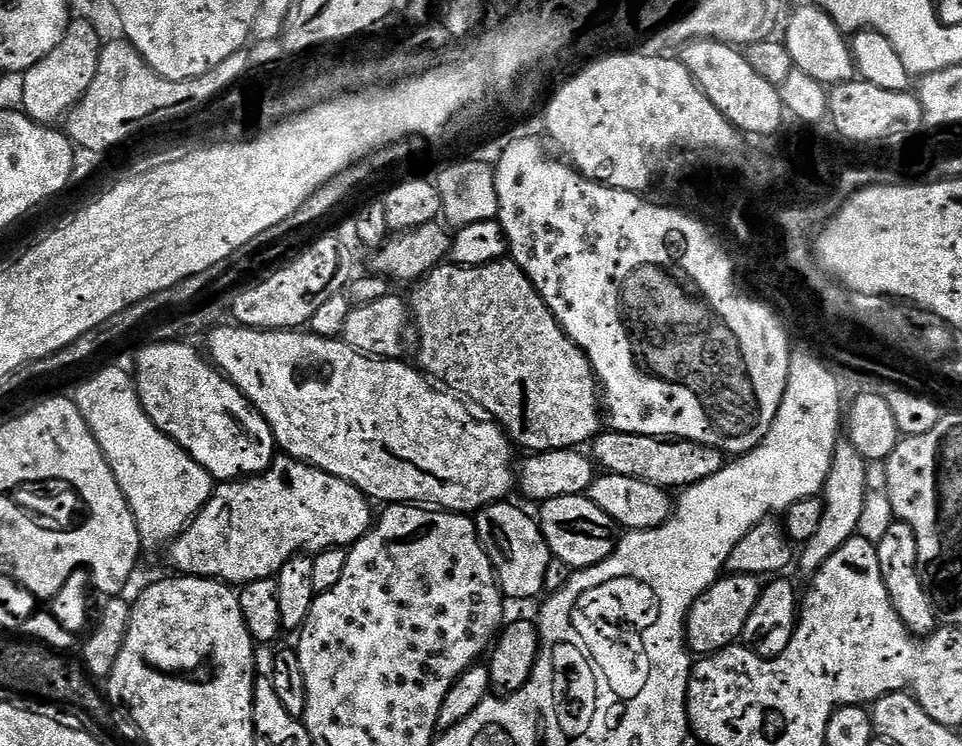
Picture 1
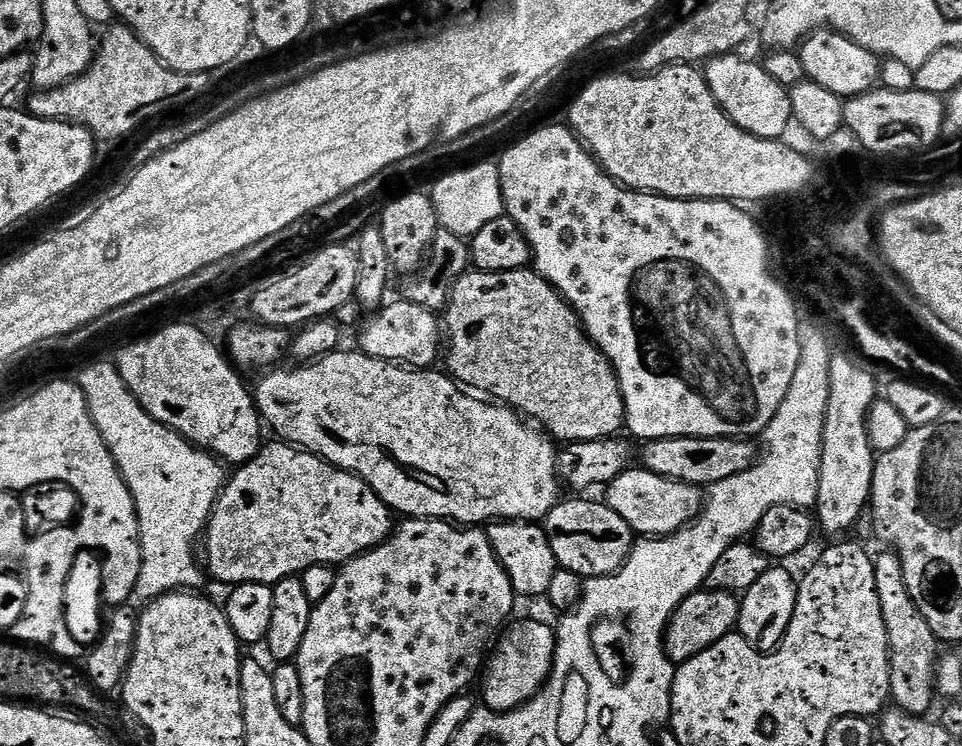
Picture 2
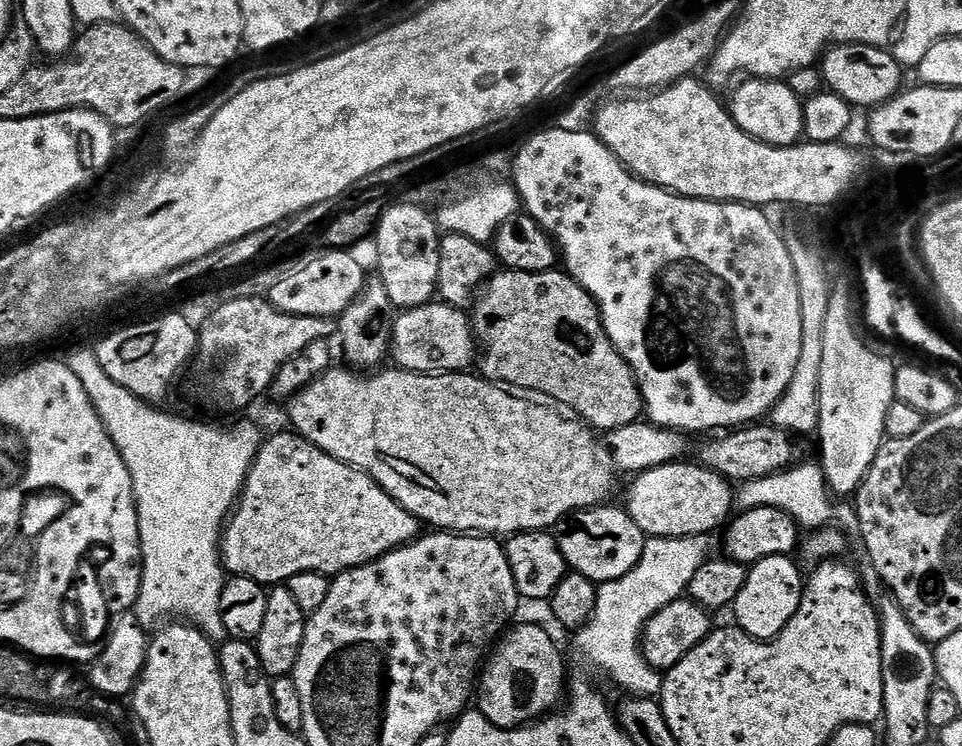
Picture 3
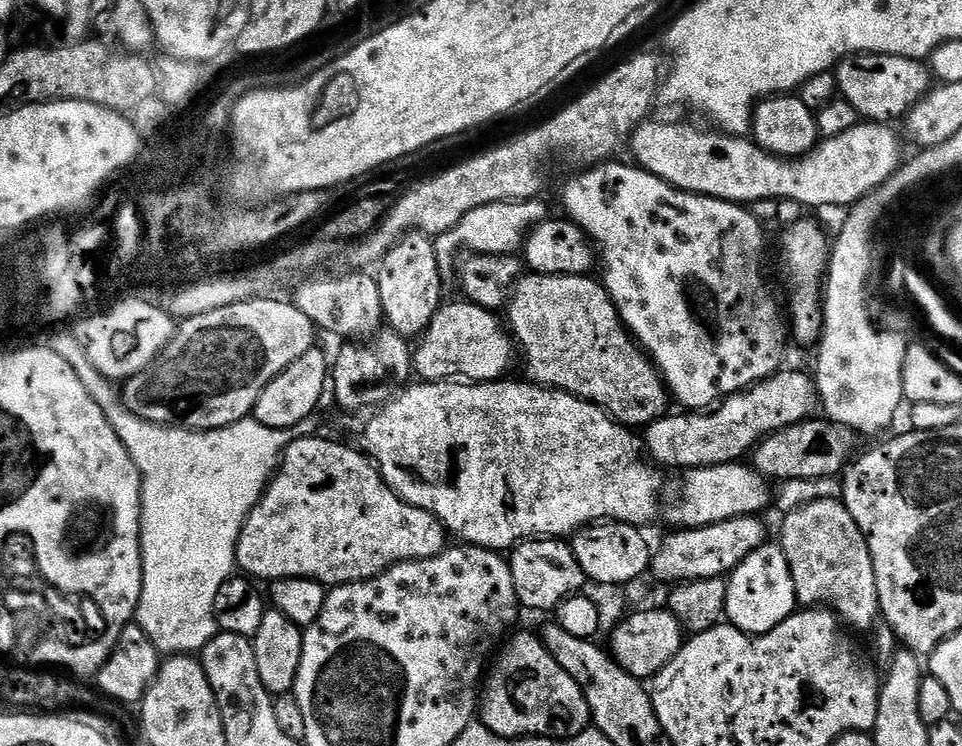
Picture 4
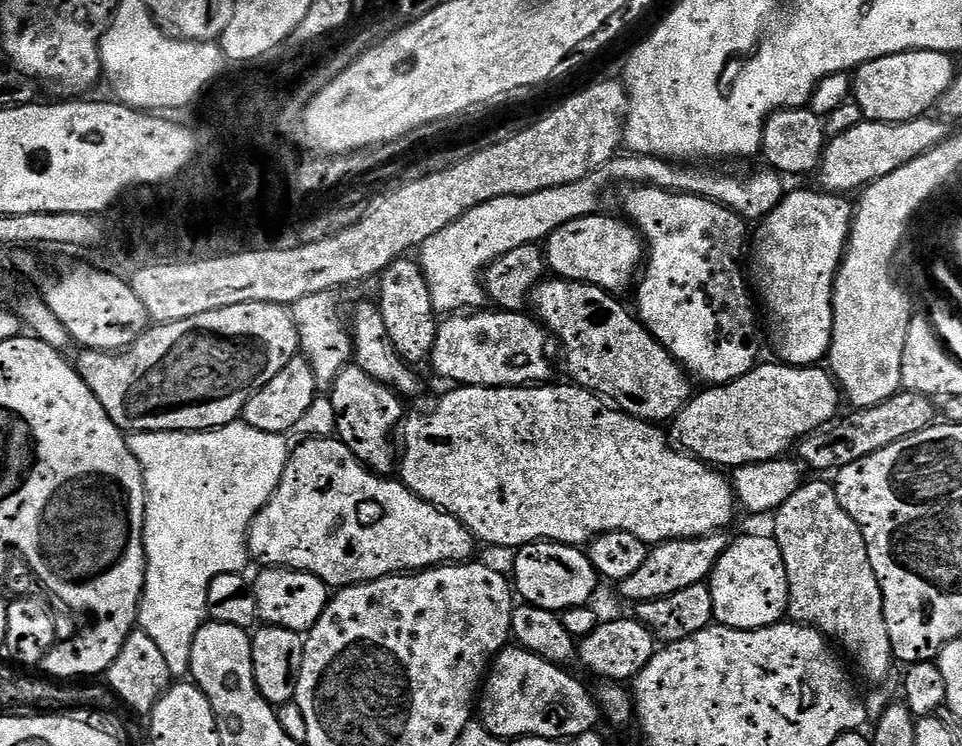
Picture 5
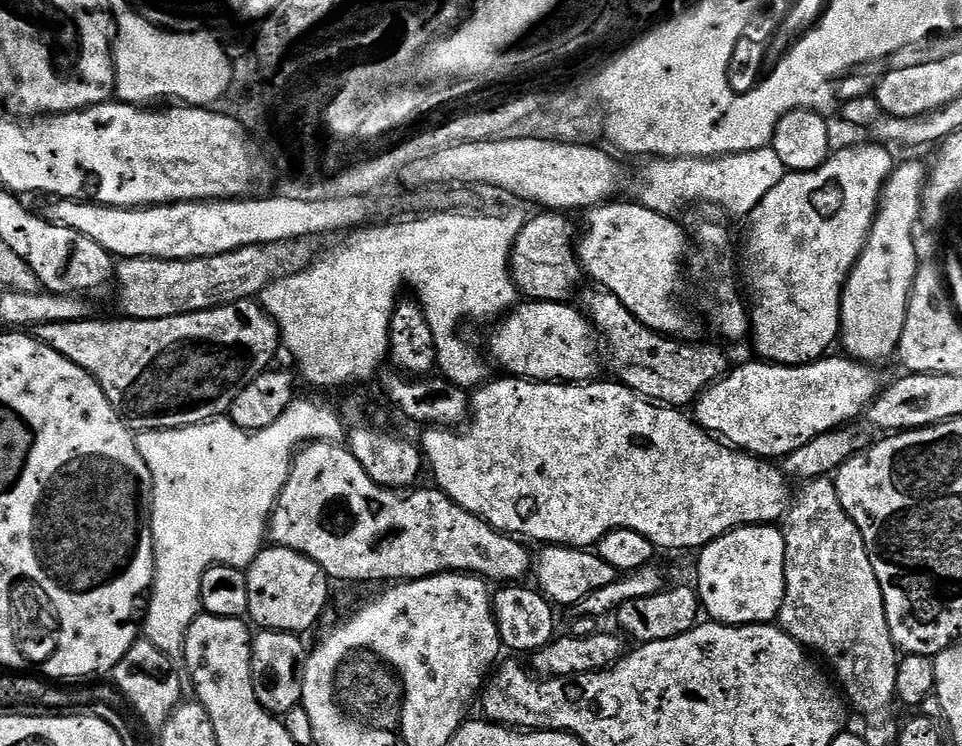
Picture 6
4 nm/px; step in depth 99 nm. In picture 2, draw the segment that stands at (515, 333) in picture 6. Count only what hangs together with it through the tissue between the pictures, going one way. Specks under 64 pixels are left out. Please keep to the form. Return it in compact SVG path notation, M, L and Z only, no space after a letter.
M403 298L397 304L385 303L375 314L367 317L366 323L359 329L359 351L379 360L395 362L413 370L428 370L433 367L436 355L442 352L442 324L437 313Z

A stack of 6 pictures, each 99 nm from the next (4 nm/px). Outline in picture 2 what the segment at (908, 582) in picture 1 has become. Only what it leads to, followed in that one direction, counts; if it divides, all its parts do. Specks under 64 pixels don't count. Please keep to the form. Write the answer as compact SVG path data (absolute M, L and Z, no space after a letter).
M891 550L874 560L874 586L878 590L878 602L882 606L882 618L888 631L888 657L890 658L890 697L895 707L911 716L924 716L932 708L932 699L937 699L936 669L938 641L934 630L930 630L930 622L922 618L918 606L914 606L914 598L910 598L910 590L906 590L906 582L902 578L902 562L899 555Z

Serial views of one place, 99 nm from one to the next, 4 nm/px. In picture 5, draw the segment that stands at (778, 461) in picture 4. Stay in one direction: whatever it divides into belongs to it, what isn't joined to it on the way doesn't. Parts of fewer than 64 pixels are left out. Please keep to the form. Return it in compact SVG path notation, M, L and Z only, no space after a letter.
M901 390L886 402L870 408L849 411L849 416L841 415L828 424L818 426L810 435L799 441L799 459L813 468L813 473L829 474L850 466L850 462L858 462L858 458L866 458L902 438L910 438L910 434L918 434L933 423L933 401L917 392Z

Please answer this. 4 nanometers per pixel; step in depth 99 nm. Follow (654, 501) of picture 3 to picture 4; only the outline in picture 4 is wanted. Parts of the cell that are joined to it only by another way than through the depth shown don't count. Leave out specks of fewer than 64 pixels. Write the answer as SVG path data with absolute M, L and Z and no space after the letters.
M744 462L689 468L681 476L684 477L673 488L671 485L662 496L662 520L664 516L665 522L672 524L668 526L676 530L701 528L739 516L755 516L763 513L763 508L774 500L773 485Z

